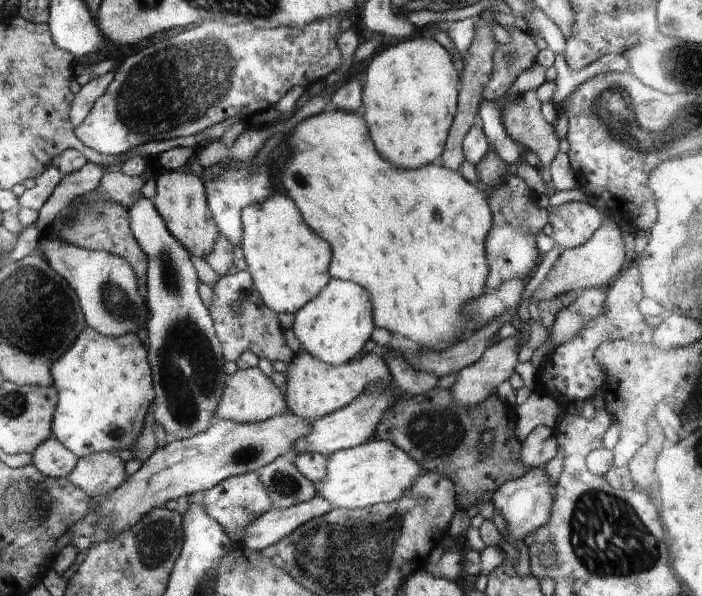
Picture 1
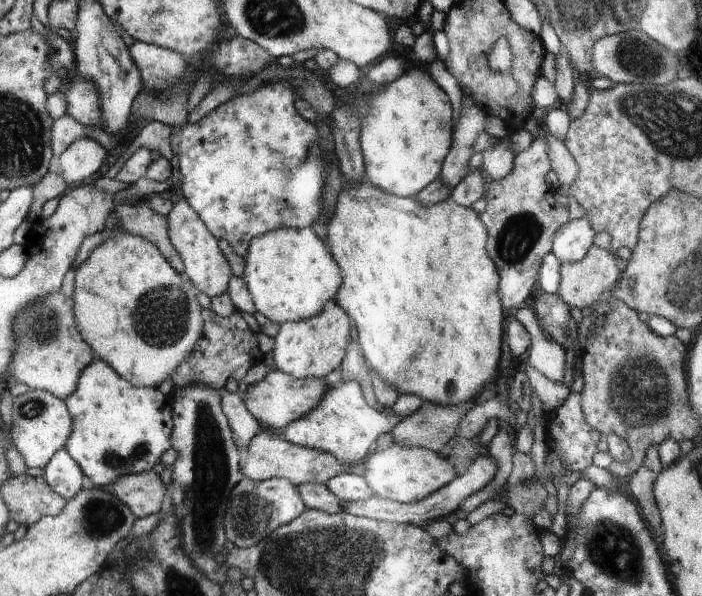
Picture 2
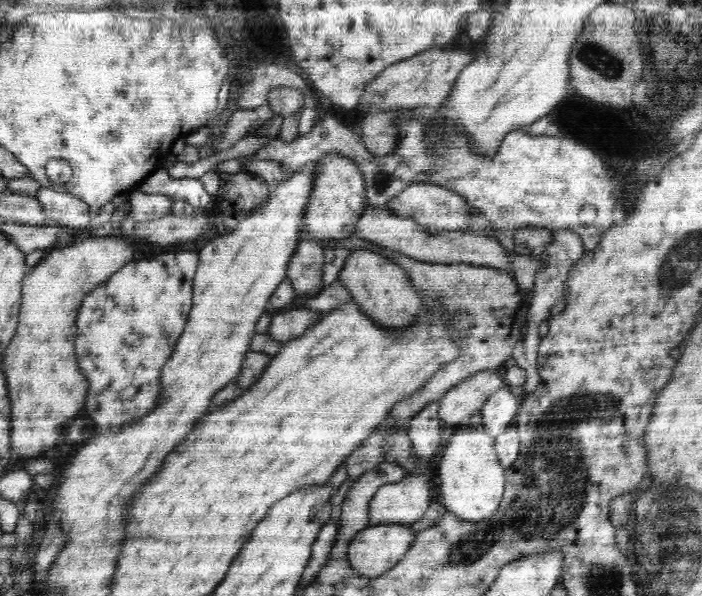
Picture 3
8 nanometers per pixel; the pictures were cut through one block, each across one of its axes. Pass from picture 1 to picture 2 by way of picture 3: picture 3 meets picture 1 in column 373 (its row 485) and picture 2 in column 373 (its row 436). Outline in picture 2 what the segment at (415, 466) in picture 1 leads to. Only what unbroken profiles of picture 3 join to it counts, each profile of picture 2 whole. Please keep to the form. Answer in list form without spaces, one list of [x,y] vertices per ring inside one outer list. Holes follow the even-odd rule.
[[[394,443],[386,448],[376,447],[364,462],[366,472],[363,478],[366,478],[377,497],[400,503],[420,502],[422,498],[427,498],[436,490],[452,483],[456,476],[451,464],[441,455],[420,446],[398,446]]]

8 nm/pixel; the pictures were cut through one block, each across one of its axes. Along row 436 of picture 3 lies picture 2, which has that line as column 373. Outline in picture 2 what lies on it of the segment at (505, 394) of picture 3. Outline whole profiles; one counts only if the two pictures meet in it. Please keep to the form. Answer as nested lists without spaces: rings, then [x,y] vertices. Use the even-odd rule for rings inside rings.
[[[344,472],[328,480],[325,485],[343,504],[347,502],[360,502],[374,498],[376,492],[363,476],[356,476],[351,472]]]

